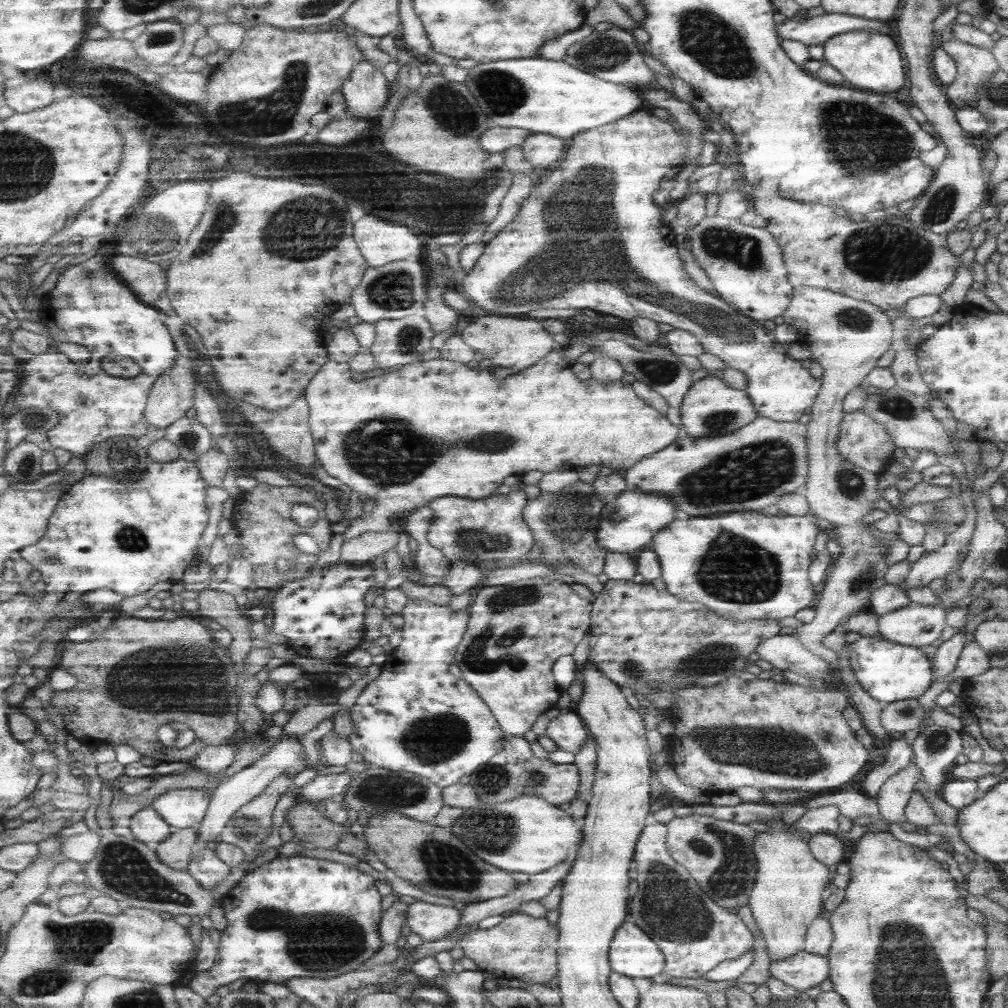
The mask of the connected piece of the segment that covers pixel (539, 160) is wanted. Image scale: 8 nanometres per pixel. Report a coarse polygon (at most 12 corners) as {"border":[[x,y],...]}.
{"border":[[535,134],[523,145],[535,168],[561,163],[569,140]]}

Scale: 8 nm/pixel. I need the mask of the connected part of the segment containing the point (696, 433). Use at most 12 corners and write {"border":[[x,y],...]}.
{"border":[[719,376],[695,381],[680,406],[695,438],[732,433],[755,420],[743,388]]}

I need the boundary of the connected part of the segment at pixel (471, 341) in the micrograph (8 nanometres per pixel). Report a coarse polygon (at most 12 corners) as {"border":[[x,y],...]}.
{"border":[[479,316],[461,336],[513,374],[561,346],[539,320]]}

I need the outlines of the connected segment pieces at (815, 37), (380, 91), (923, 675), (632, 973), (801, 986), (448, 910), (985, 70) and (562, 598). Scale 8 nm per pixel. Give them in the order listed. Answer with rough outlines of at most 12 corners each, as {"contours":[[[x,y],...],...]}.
{"contours":[[[823,13],[786,19],[781,40],[807,46],[849,30],[877,32],[881,22]],[[363,60],[343,85],[347,115],[370,119],[391,96],[381,68]],[[883,638],[849,644],[857,684],[883,705],[932,682],[919,648]],[[635,921],[617,929],[613,972],[658,980],[666,956]],[[807,951],[770,963],[769,974],[798,992],[828,978],[826,956]],[[417,901],[406,924],[424,942],[459,930],[462,911]],[[955,37],[936,47],[956,66],[943,88],[957,110],[975,109],[976,90],[998,69],[988,50]],[[557,579],[489,586],[454,664],[501,730],[557,707],[553,666],[593,603]]]}

